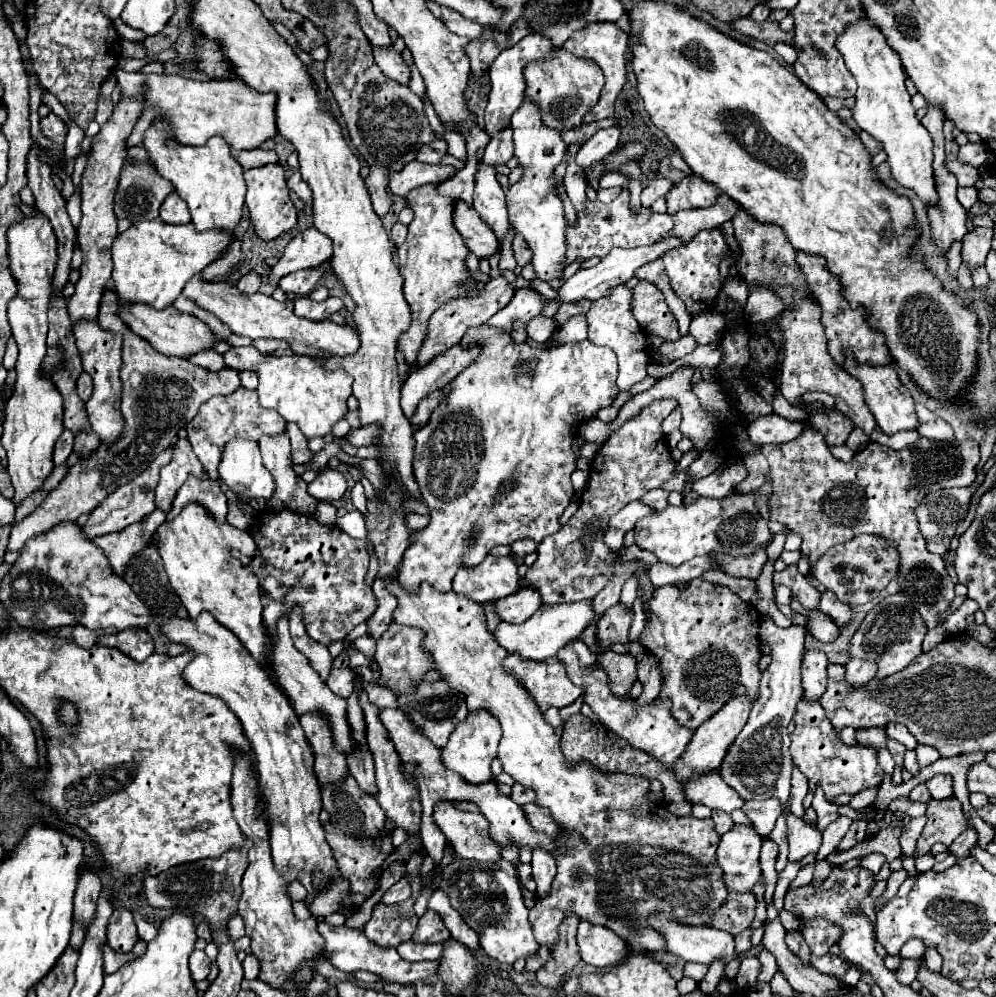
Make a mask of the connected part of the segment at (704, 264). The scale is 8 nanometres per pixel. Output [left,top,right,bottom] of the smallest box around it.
[663,228,729,316]

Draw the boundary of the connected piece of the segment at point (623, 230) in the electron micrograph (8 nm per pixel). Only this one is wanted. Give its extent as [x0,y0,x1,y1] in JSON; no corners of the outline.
[567,190,673,262]

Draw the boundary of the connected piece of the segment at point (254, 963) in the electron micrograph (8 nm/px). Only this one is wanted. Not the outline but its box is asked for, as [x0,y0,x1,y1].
[242,954,260,980]

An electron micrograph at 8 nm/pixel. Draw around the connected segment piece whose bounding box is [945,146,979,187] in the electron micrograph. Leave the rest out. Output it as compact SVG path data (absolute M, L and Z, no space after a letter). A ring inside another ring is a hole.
M947 146L945 166L947 166L947 168L956 176L959 186L975 186L975 183L979 179L978 169L971 165L957 162L957 160L955 160L955 152L957 152L955 146L953 146L953 150L949 150L949 146Z

